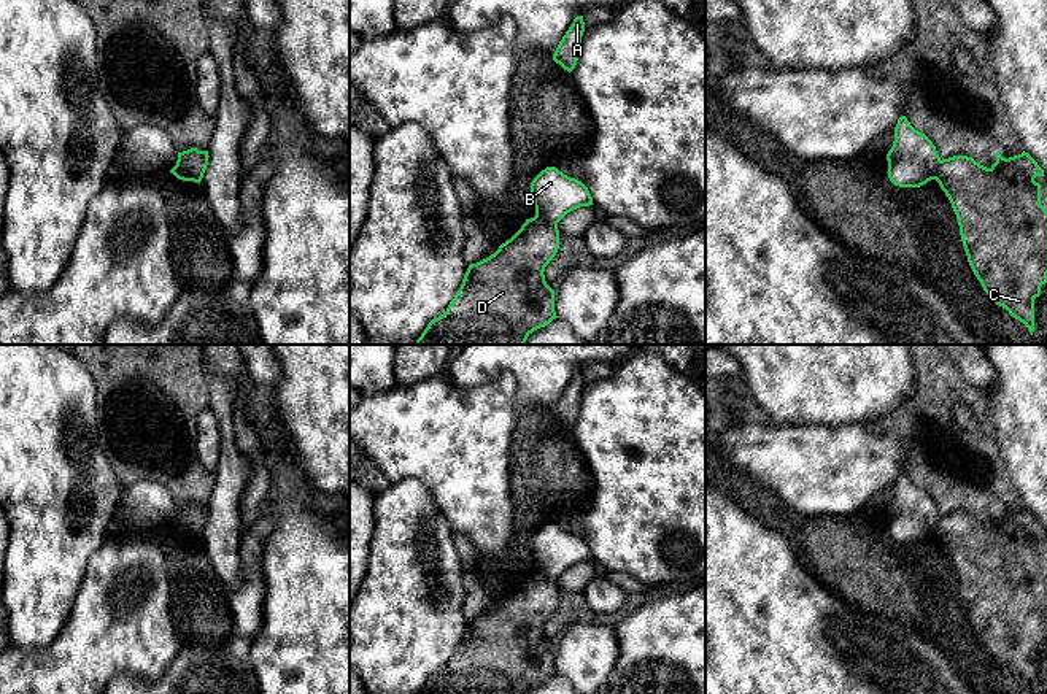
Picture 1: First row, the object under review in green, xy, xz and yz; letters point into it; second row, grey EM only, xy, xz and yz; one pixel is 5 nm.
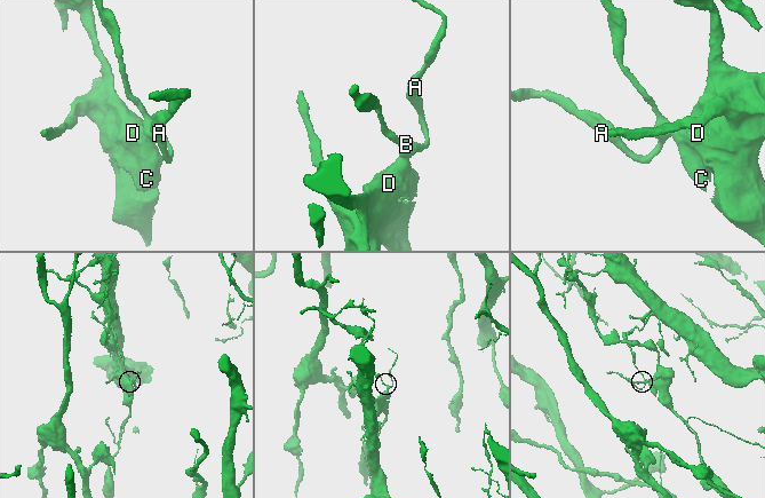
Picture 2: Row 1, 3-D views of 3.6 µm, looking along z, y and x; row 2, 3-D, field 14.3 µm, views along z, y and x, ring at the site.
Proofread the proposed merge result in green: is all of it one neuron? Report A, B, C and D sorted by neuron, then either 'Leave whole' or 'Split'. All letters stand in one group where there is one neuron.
Groups: A B / C D. Split

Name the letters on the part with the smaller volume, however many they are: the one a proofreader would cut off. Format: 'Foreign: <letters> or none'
Foreign: C, D

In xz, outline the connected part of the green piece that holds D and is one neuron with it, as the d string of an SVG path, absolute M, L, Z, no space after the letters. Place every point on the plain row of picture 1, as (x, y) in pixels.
M537 572L489 613L469 621L446 667L419 694L527 694L556 675L545 623L559 605L558 581Z

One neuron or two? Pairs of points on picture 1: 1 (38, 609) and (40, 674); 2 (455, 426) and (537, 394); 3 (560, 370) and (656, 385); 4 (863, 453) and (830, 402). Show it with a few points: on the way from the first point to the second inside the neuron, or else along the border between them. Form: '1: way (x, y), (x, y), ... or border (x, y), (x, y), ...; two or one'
1: border (65, 620), (46, 645), (16, 647); two
2: border (482, 385), (510, 373), (515, 380), (518, 416); two
3: border (622, 361), (615, 364); two
4: border (809, 423), (831, 427), (866, 427); two

